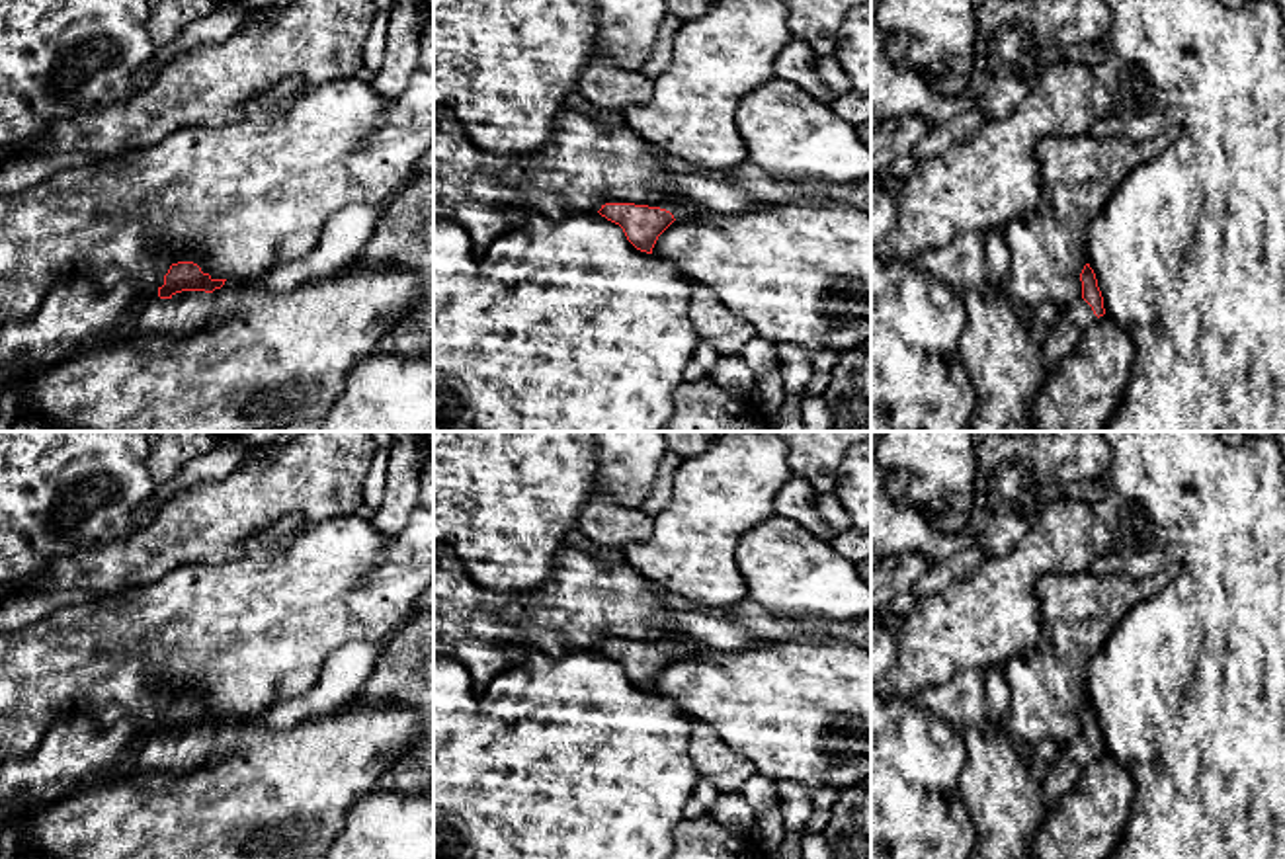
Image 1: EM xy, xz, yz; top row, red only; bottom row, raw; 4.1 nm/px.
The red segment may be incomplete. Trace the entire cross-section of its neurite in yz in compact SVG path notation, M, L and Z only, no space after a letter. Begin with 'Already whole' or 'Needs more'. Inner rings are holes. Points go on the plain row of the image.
Needs more. M1090 701L1080 711L1082 734L1076 740L1058 746L1058 756L1049 765L1049 775L1041 783L1043 802L1053 808L1068 795L1088 763L1105 752L1103 734Z

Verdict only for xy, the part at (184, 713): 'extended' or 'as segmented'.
extended

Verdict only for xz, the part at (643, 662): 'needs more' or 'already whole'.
already whole

